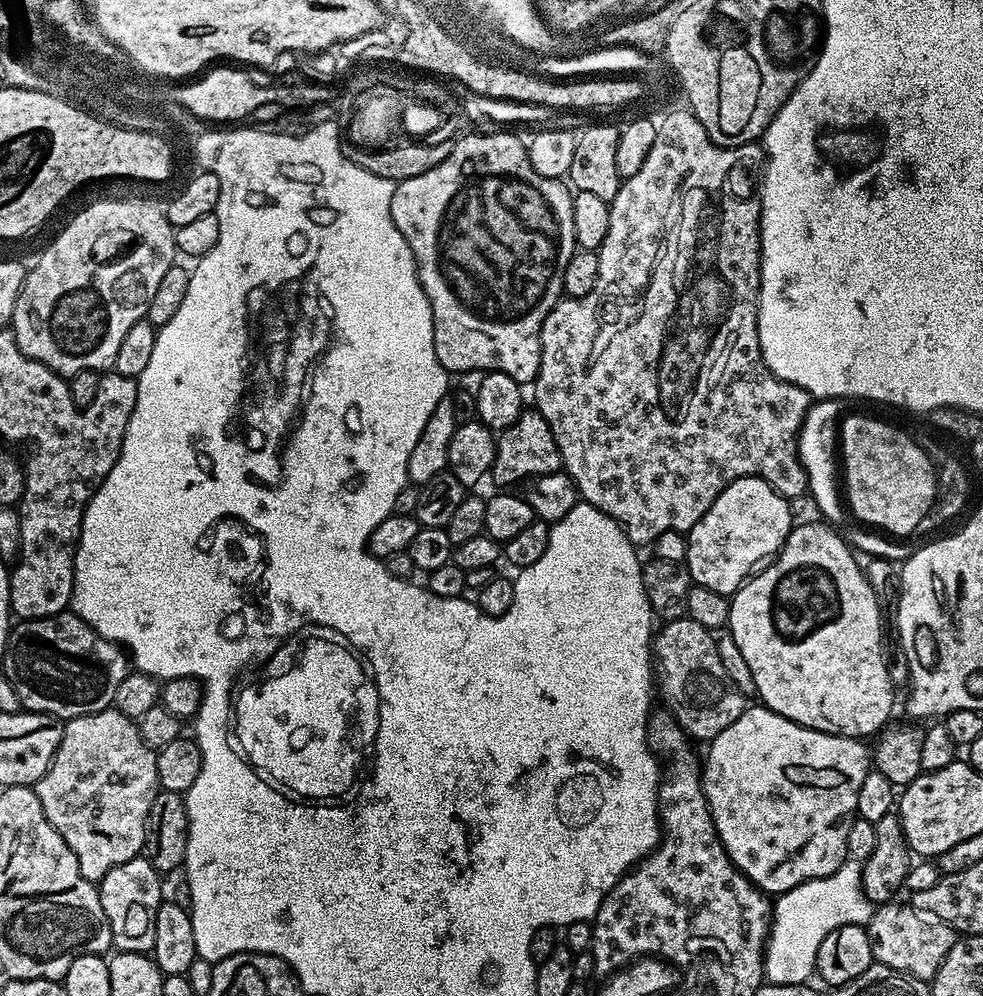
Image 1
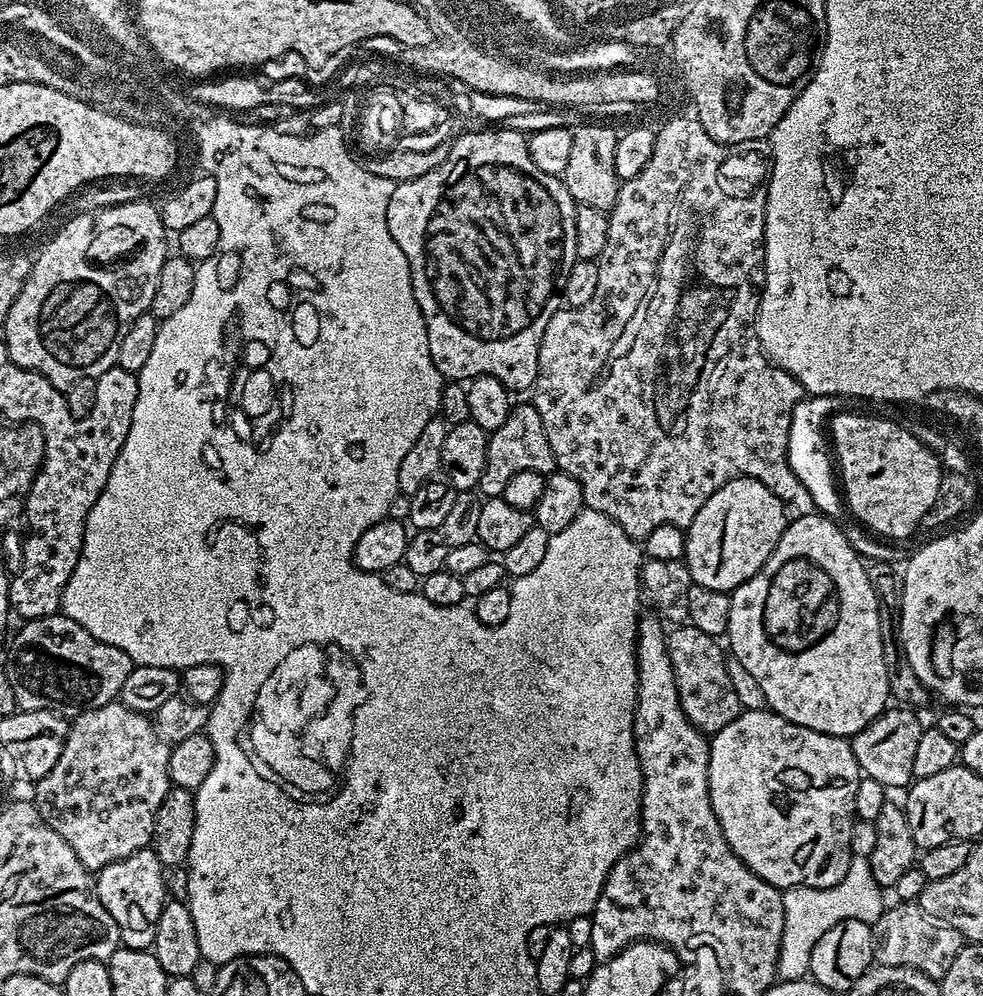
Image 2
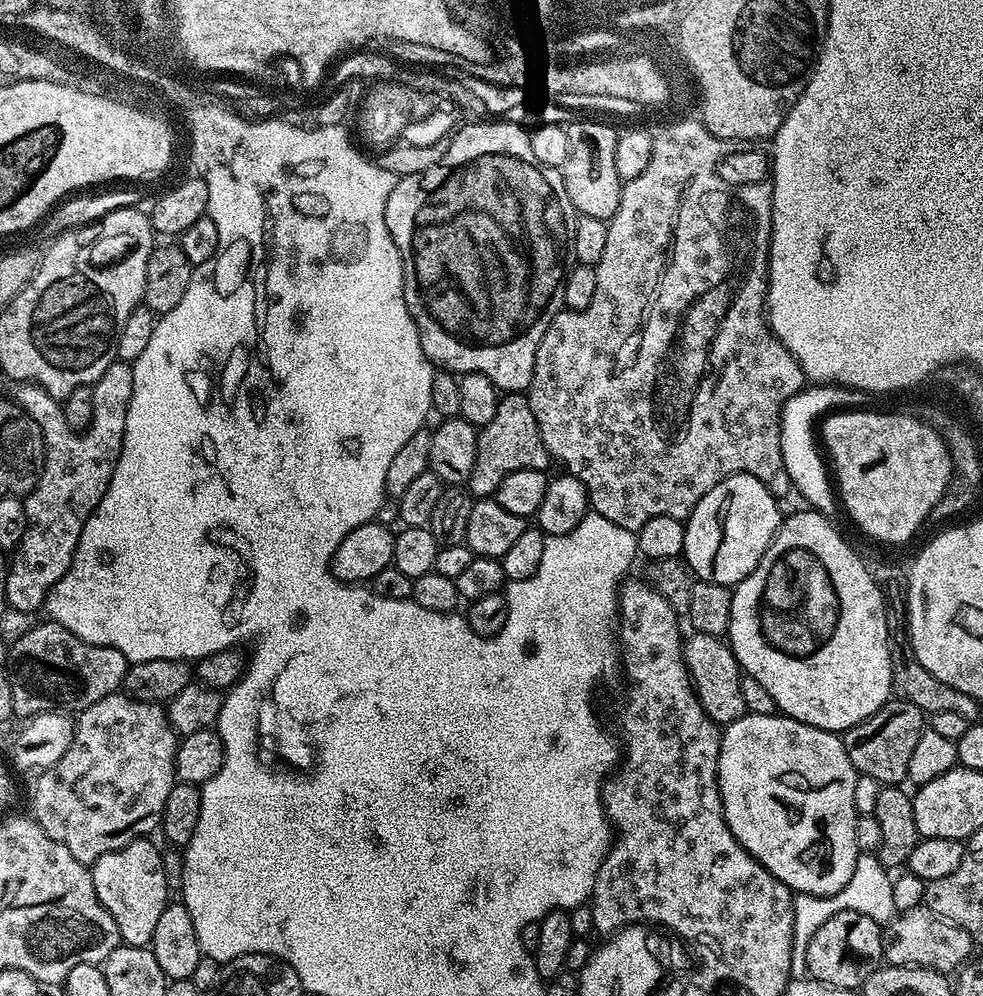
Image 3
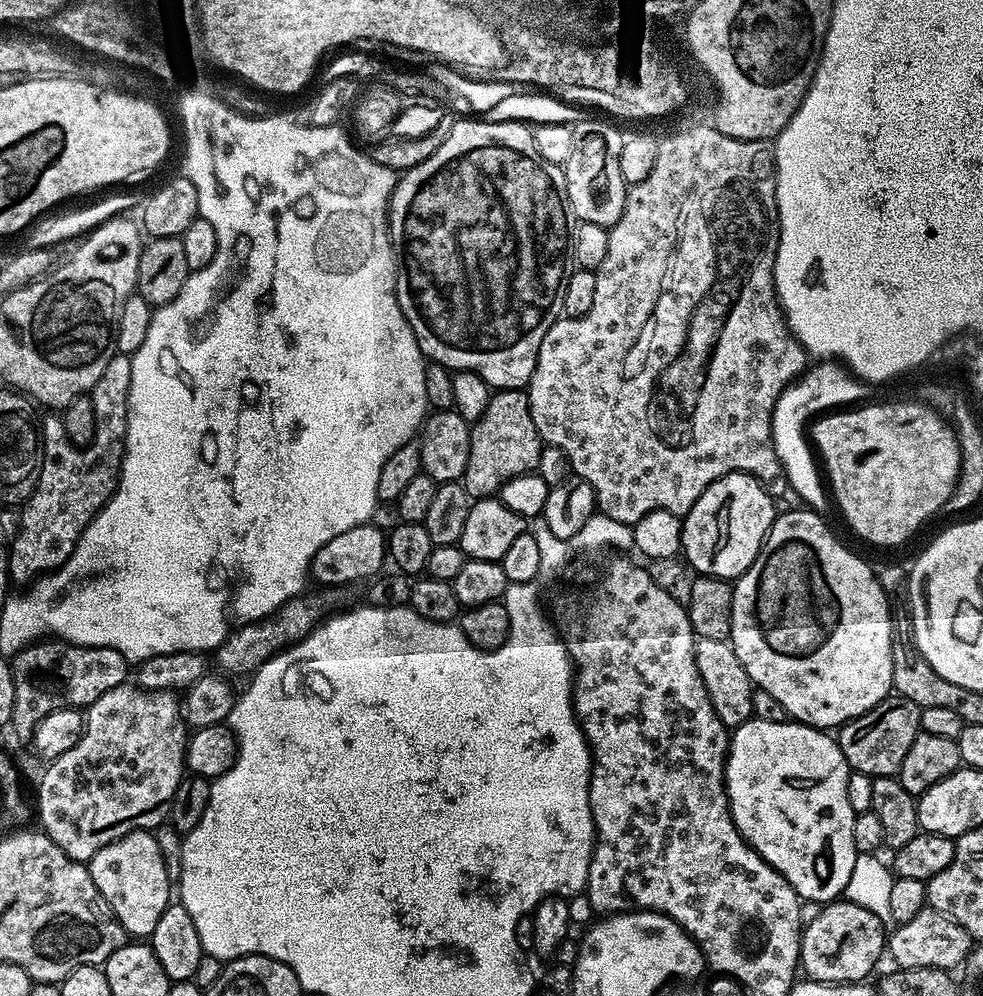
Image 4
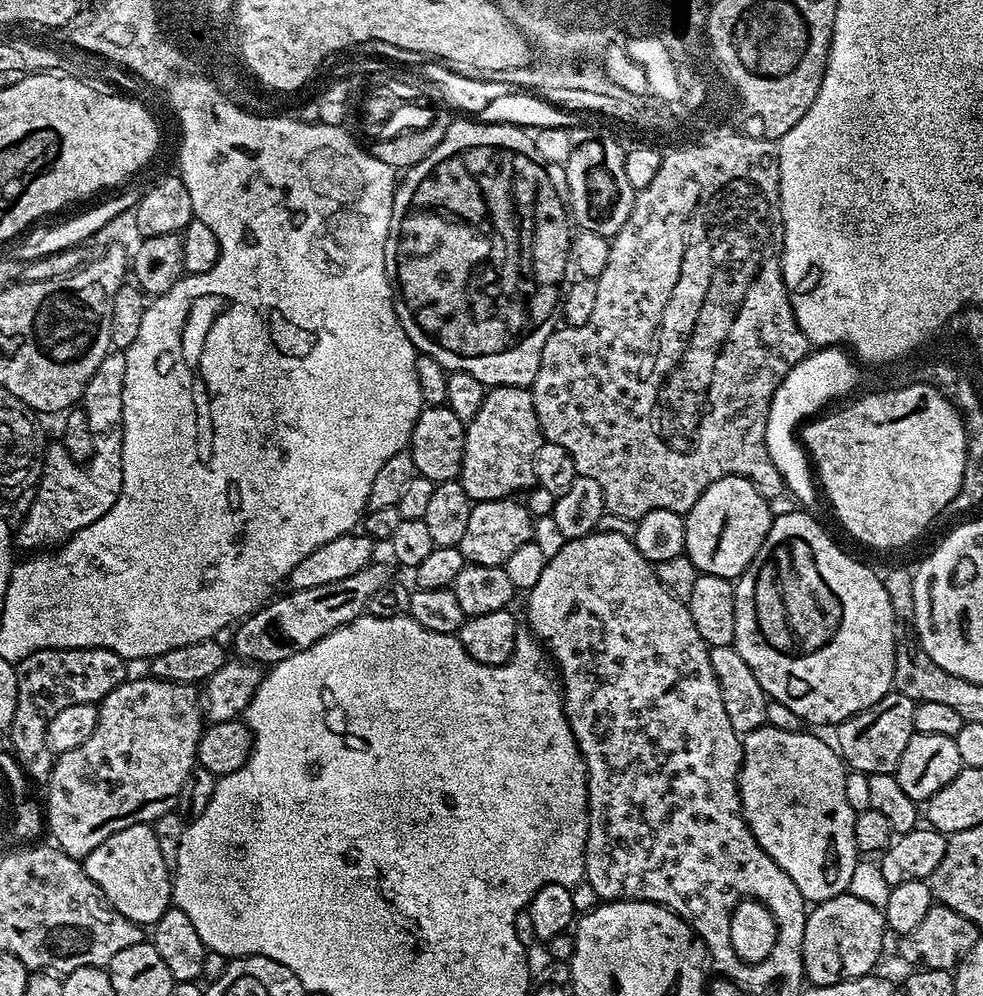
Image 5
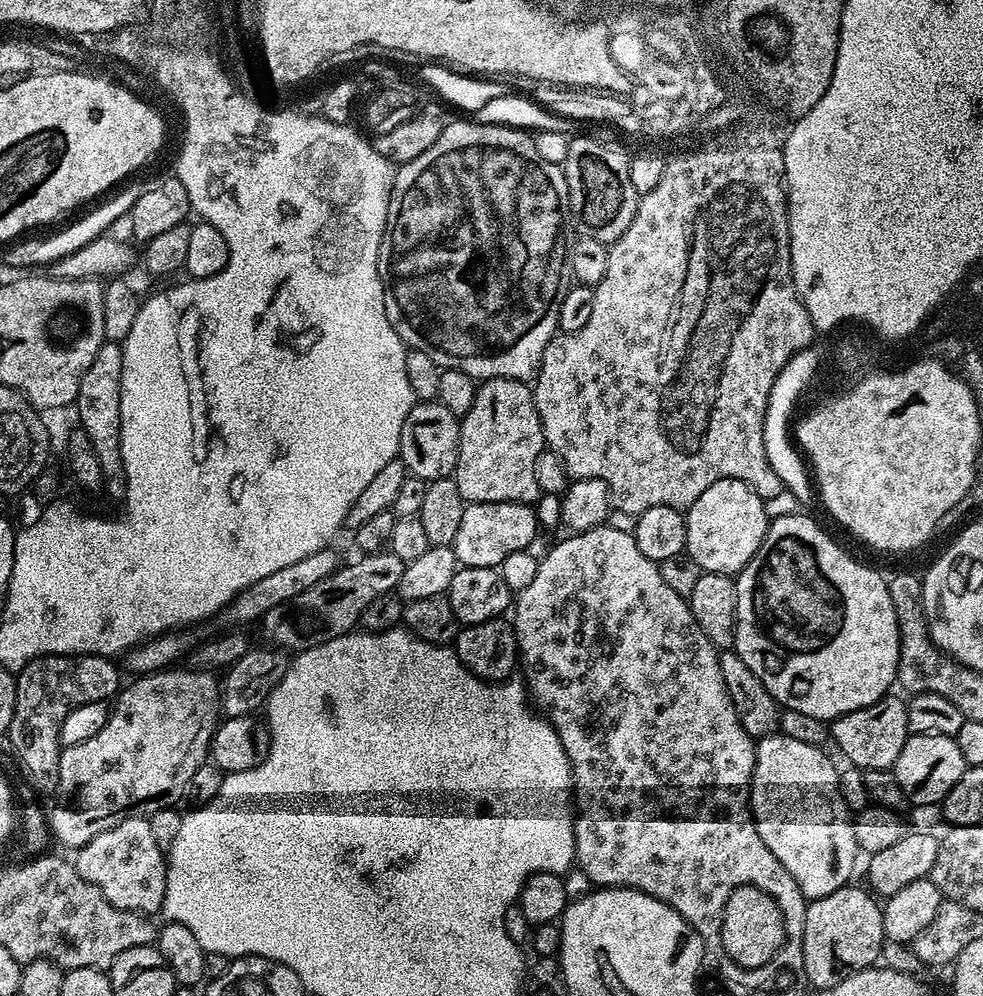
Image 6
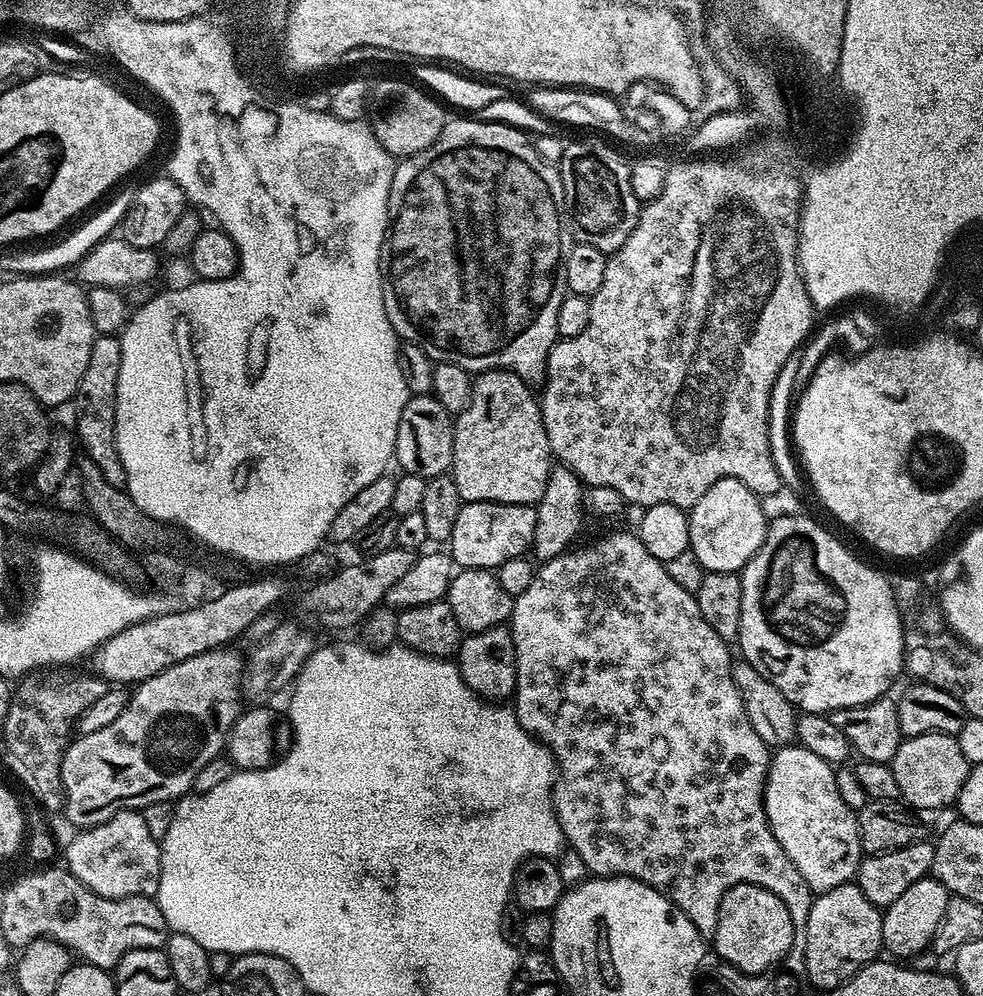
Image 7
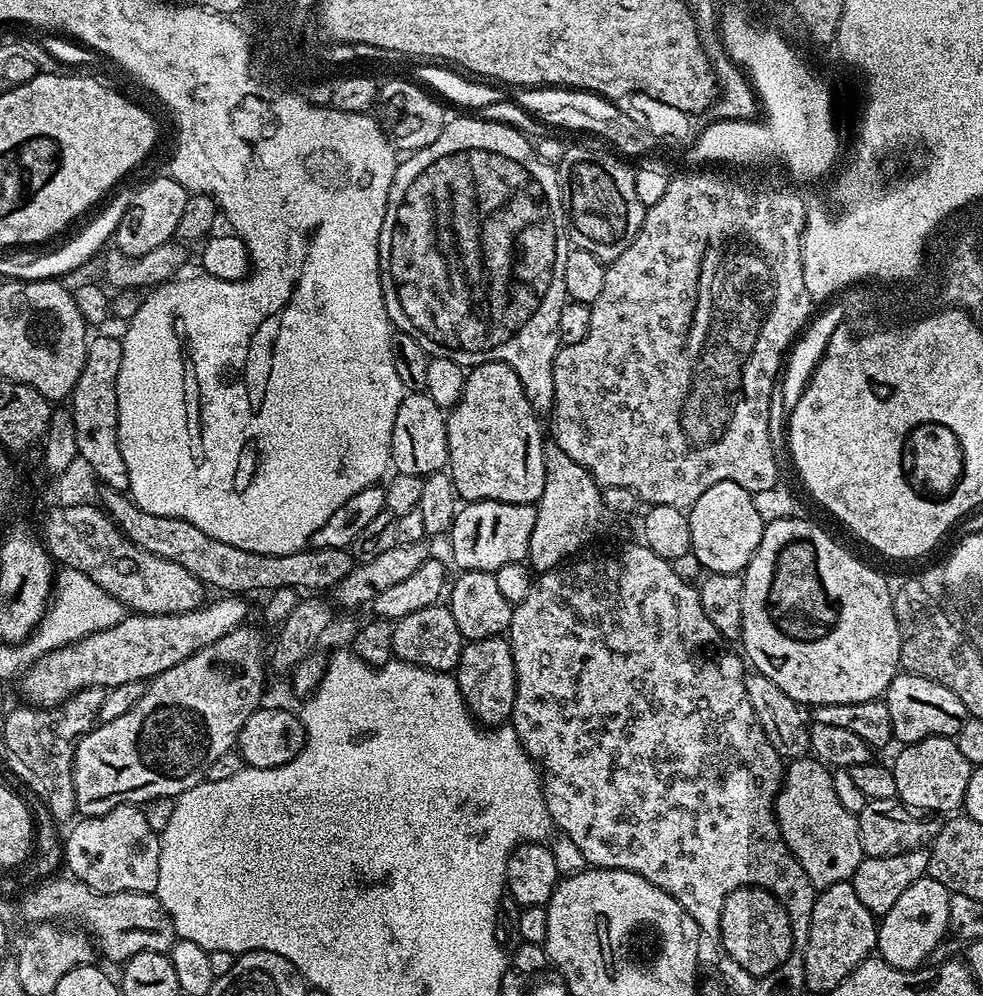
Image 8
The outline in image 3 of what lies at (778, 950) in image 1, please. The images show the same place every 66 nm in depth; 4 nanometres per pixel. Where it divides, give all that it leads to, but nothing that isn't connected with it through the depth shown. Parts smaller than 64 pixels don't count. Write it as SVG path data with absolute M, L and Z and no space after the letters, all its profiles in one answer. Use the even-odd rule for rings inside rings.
M861 854L856 857L854 874L850 874L850 882L838 890L833 896L805 896L797 895L794 899L794 934L792 935L792 971L800 974L805 971L804 955L810 946L810 938L818 934L818 926L839 912L857 912L866 914L866 918L874 918L874 922L881 926L888 923L897 915L894 906L894 890L892 889L893 877L889 869L881 864L874 854Z

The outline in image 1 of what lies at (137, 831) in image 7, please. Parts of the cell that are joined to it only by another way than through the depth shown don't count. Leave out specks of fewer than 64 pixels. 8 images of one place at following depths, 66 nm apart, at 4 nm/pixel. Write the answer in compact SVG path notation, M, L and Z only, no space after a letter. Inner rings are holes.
M143 855L136 856L130 862L122 862L122 866L114 866L98 881L102 910L106 910L106 918L112 927L112 943L122 952L151 953L154 946L154 918L158 914L162 897L160 897L161 873Z

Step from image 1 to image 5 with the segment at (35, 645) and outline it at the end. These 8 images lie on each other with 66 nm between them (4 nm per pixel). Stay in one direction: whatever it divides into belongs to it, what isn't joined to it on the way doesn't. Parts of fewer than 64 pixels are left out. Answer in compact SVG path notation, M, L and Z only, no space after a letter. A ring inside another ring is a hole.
M47 648L36 652L34 663L36 672L18 671L18 706L14 706L14 718L6 736L12 743L11 755L20 763L24 775L29 781L44 782L54 763L54 754L48 748L48 727L54 714L66 710L66 706L99 705L112 688L124 683L129 665L105 648Z

